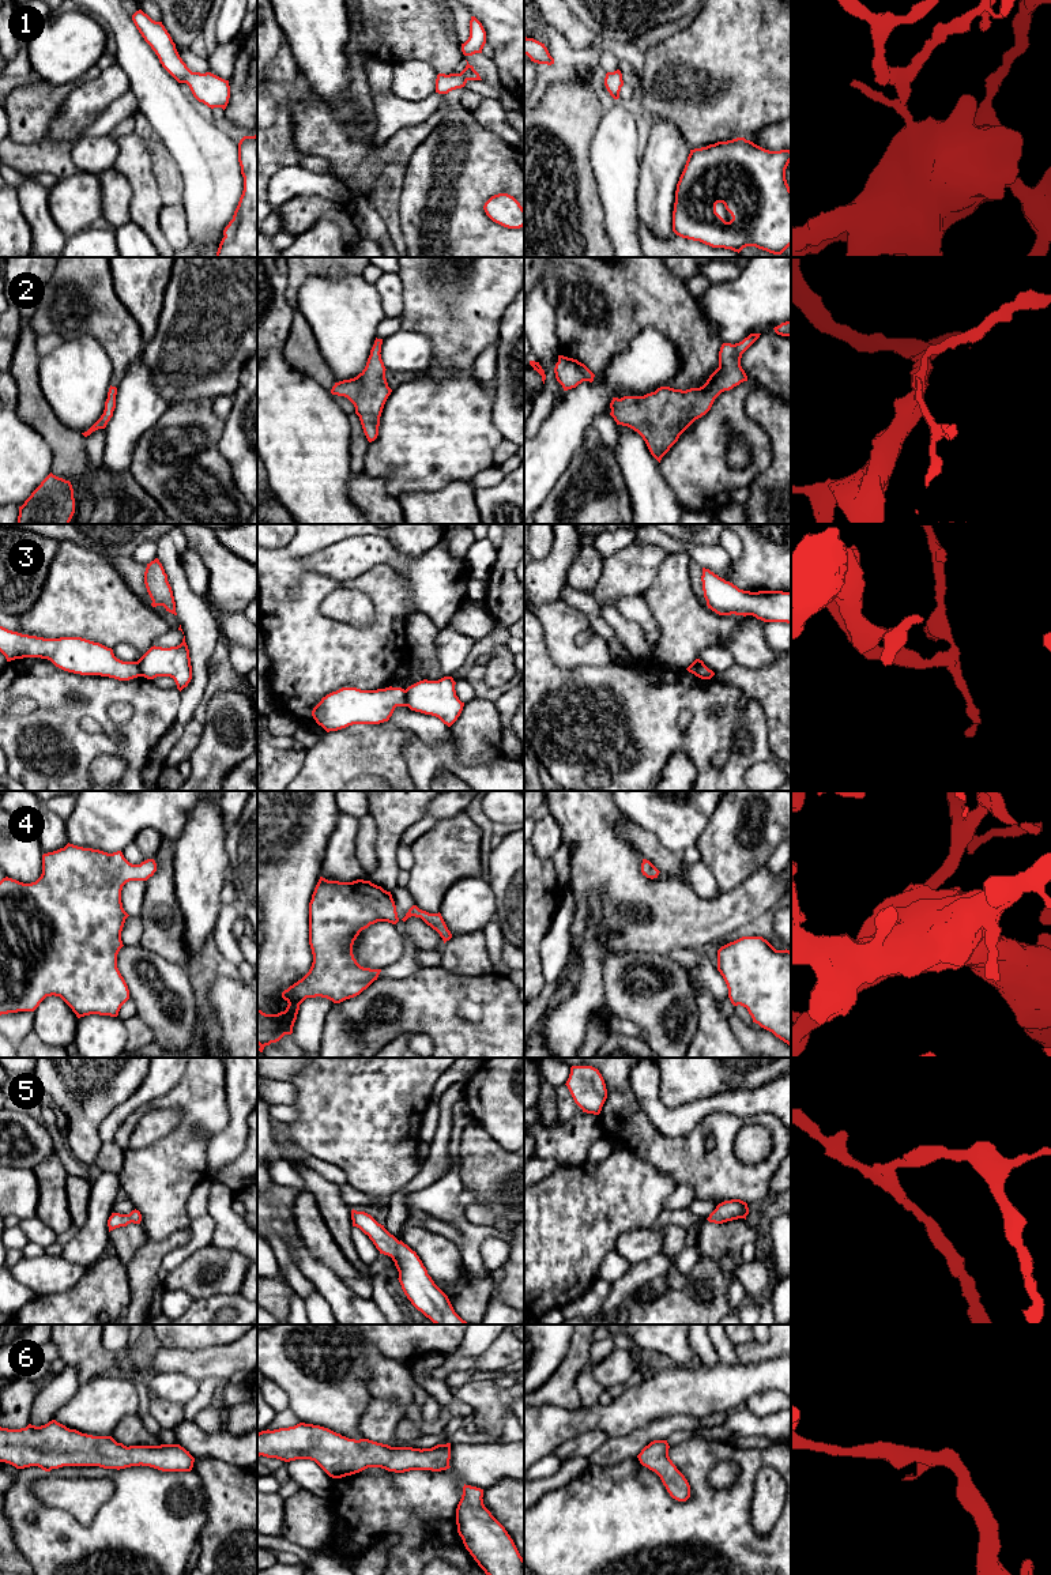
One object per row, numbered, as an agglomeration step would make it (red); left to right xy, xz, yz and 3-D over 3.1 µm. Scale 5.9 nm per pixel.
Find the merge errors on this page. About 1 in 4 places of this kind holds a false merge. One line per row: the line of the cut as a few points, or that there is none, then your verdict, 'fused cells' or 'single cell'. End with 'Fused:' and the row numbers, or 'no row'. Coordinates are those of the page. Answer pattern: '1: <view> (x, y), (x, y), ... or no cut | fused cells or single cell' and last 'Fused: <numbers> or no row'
1: no cut | single cell
2: no cut | single cell
3: xz (405, 690), (407, 705) | fused cells
4: no cut | single cell
5: no cut | single cell
6: no cut | single cell
Fused: 3

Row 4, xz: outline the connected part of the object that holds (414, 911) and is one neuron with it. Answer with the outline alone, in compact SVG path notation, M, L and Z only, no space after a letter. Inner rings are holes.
M413 905L402 920L406 922L411 916L421 918L427 926L436 930L442 938L444 943L452 938L452 934L448 930L440 912L429 913L419 909L417 905Z

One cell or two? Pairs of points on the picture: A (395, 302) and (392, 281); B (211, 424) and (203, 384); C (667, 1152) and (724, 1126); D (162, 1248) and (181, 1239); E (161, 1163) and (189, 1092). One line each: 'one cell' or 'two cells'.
A: one cell
B: two cells
C: one cell
D: one cell
E: one cell

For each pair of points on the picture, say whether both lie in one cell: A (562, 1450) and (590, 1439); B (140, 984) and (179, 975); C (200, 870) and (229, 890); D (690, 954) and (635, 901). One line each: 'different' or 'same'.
A: same
B: same
C: different
D: different

